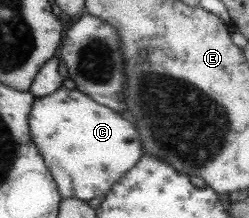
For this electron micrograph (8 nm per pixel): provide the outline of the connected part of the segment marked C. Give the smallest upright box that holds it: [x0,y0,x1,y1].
[28,86,143,202]

